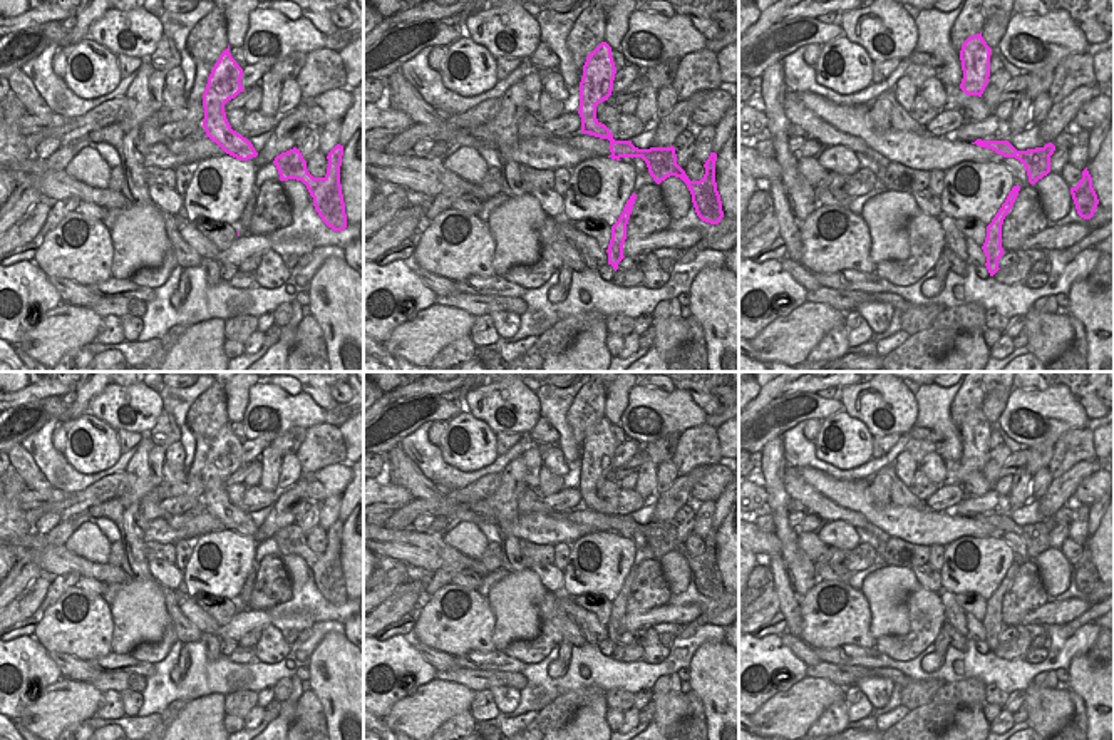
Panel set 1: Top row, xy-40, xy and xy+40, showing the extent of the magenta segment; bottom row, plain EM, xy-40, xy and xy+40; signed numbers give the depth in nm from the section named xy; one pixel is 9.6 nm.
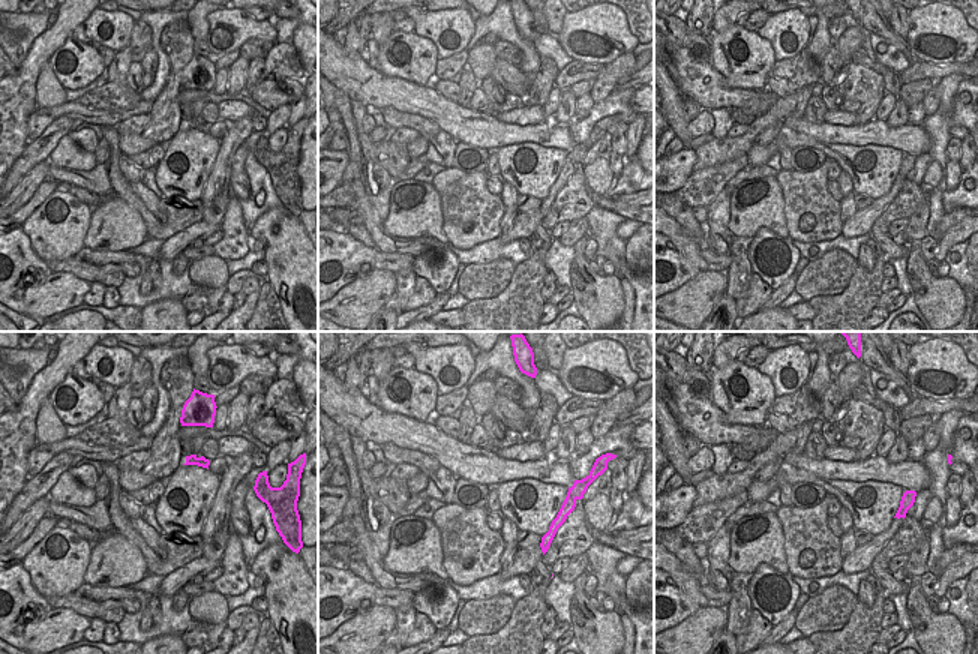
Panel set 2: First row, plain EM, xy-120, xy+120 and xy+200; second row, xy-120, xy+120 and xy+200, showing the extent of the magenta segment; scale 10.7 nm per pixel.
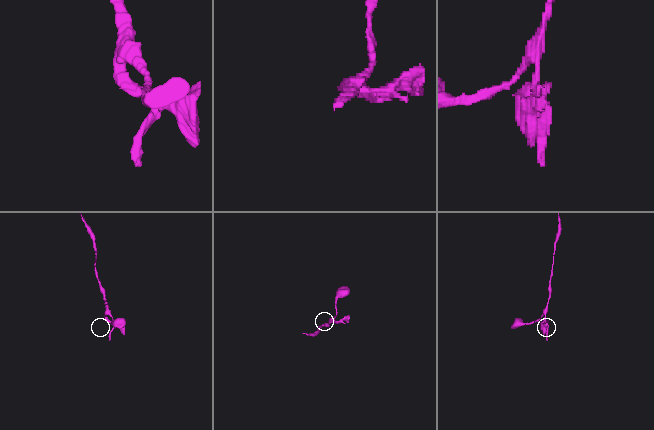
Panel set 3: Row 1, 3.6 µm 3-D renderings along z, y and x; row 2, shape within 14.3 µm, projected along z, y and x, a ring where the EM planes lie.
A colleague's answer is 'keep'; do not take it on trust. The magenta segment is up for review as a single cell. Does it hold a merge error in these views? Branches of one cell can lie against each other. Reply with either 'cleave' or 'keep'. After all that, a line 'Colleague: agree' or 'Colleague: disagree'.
cleave
Colleague: disagree

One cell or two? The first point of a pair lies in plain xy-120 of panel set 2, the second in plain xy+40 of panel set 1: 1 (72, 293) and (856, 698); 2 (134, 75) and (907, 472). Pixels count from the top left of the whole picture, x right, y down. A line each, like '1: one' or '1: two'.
1: two
2: one

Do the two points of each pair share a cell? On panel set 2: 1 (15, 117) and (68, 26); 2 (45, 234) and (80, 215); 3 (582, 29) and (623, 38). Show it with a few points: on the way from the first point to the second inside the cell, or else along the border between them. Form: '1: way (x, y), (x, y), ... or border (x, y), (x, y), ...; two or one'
1: way (15, 95), (32, 63), (45, 47); one
2: way (54, 230), (71, 218); one
3: way (593, 32), (605, 32), (612, 38); one

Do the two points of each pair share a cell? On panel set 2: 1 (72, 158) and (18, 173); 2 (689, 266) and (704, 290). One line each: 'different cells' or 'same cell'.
1: different cells
2: different cells

